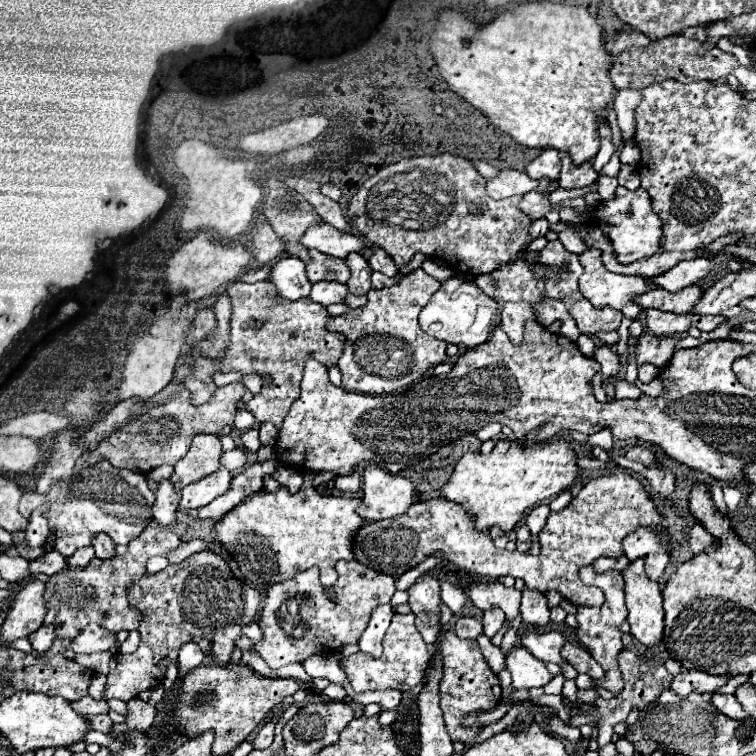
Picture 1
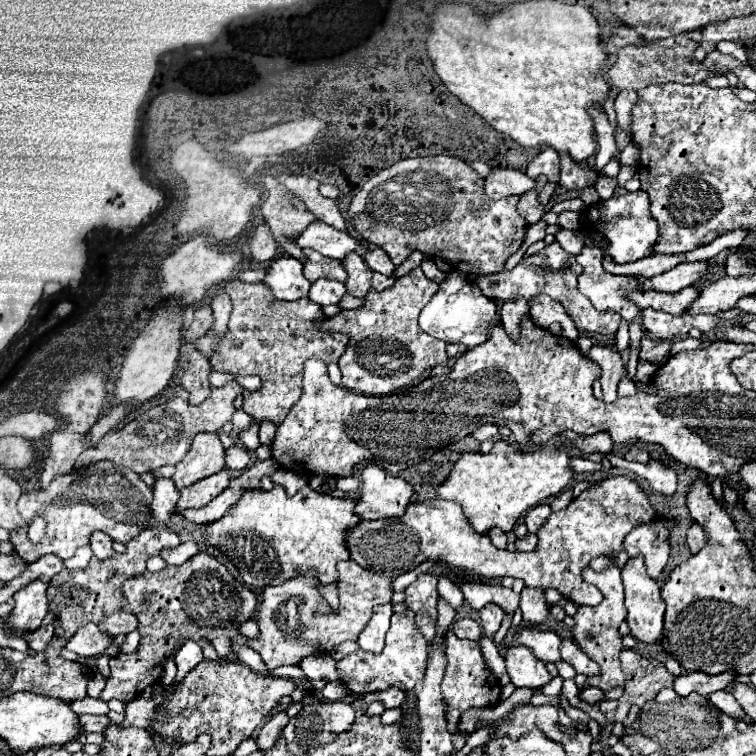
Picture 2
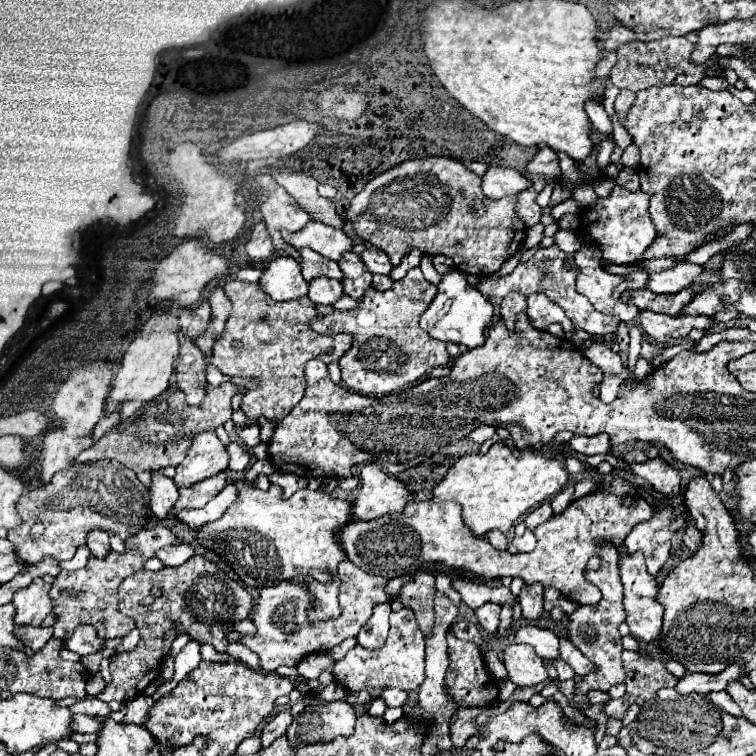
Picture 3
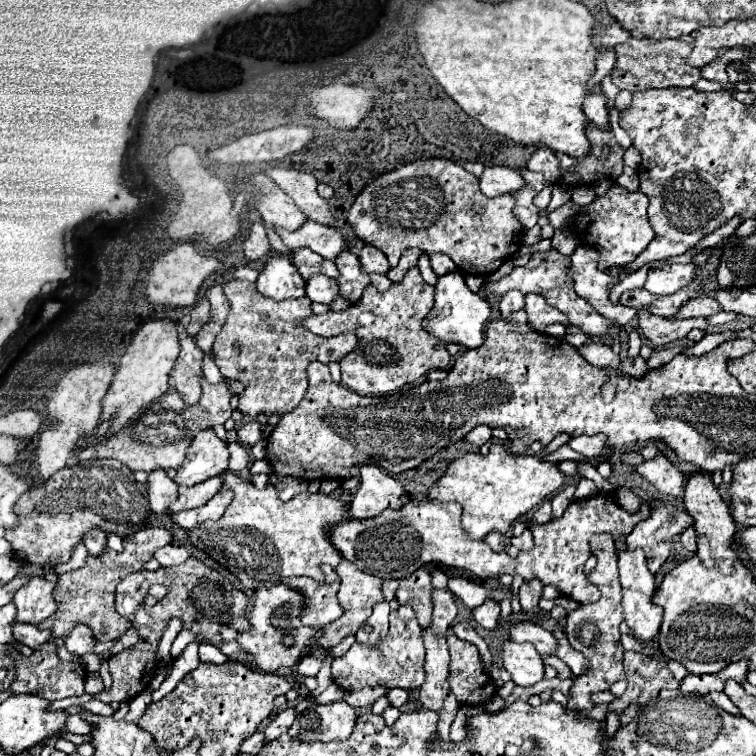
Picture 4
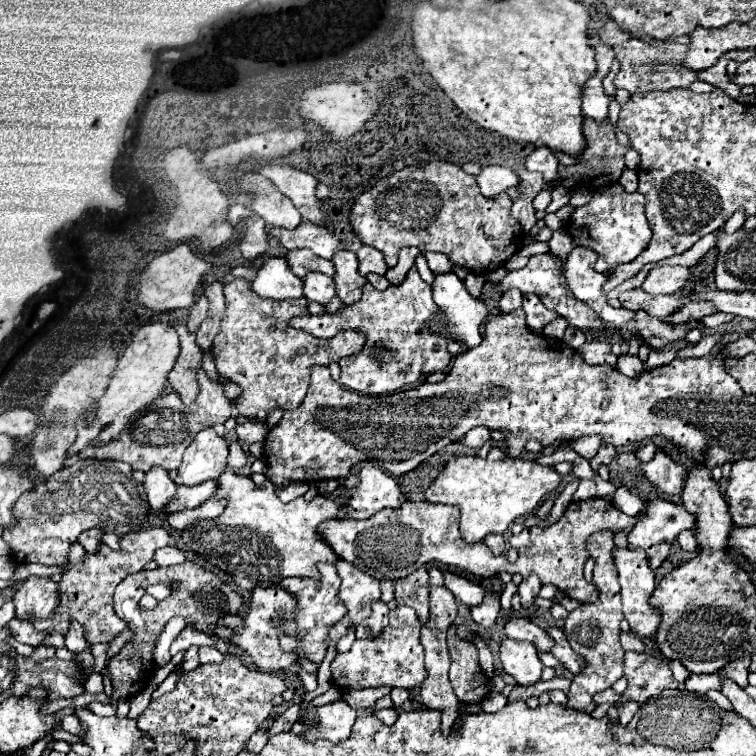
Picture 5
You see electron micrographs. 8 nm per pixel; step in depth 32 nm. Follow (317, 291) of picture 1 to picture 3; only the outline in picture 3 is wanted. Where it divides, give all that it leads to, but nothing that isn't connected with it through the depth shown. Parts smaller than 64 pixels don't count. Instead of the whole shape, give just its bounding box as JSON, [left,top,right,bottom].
[308,278,344,304]

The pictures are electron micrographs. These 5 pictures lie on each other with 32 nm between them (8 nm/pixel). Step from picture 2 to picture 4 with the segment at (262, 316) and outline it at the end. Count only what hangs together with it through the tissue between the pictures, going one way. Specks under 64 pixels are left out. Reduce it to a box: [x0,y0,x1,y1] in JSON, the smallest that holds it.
[212,280,358,418]

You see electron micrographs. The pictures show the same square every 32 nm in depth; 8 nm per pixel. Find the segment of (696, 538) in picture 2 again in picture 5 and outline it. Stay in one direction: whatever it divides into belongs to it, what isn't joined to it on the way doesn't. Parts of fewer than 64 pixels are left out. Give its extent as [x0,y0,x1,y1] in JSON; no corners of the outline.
[678,530,698,552]

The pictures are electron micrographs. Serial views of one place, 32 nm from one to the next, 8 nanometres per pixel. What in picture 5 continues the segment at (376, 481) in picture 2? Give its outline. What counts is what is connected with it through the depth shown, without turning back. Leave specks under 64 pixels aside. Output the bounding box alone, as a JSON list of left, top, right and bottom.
[346,462,406,518]

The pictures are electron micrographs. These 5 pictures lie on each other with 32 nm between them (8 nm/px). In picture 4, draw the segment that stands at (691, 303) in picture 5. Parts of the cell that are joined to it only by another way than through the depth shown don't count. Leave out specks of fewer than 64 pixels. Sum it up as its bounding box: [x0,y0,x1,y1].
[676,294,720,318]

